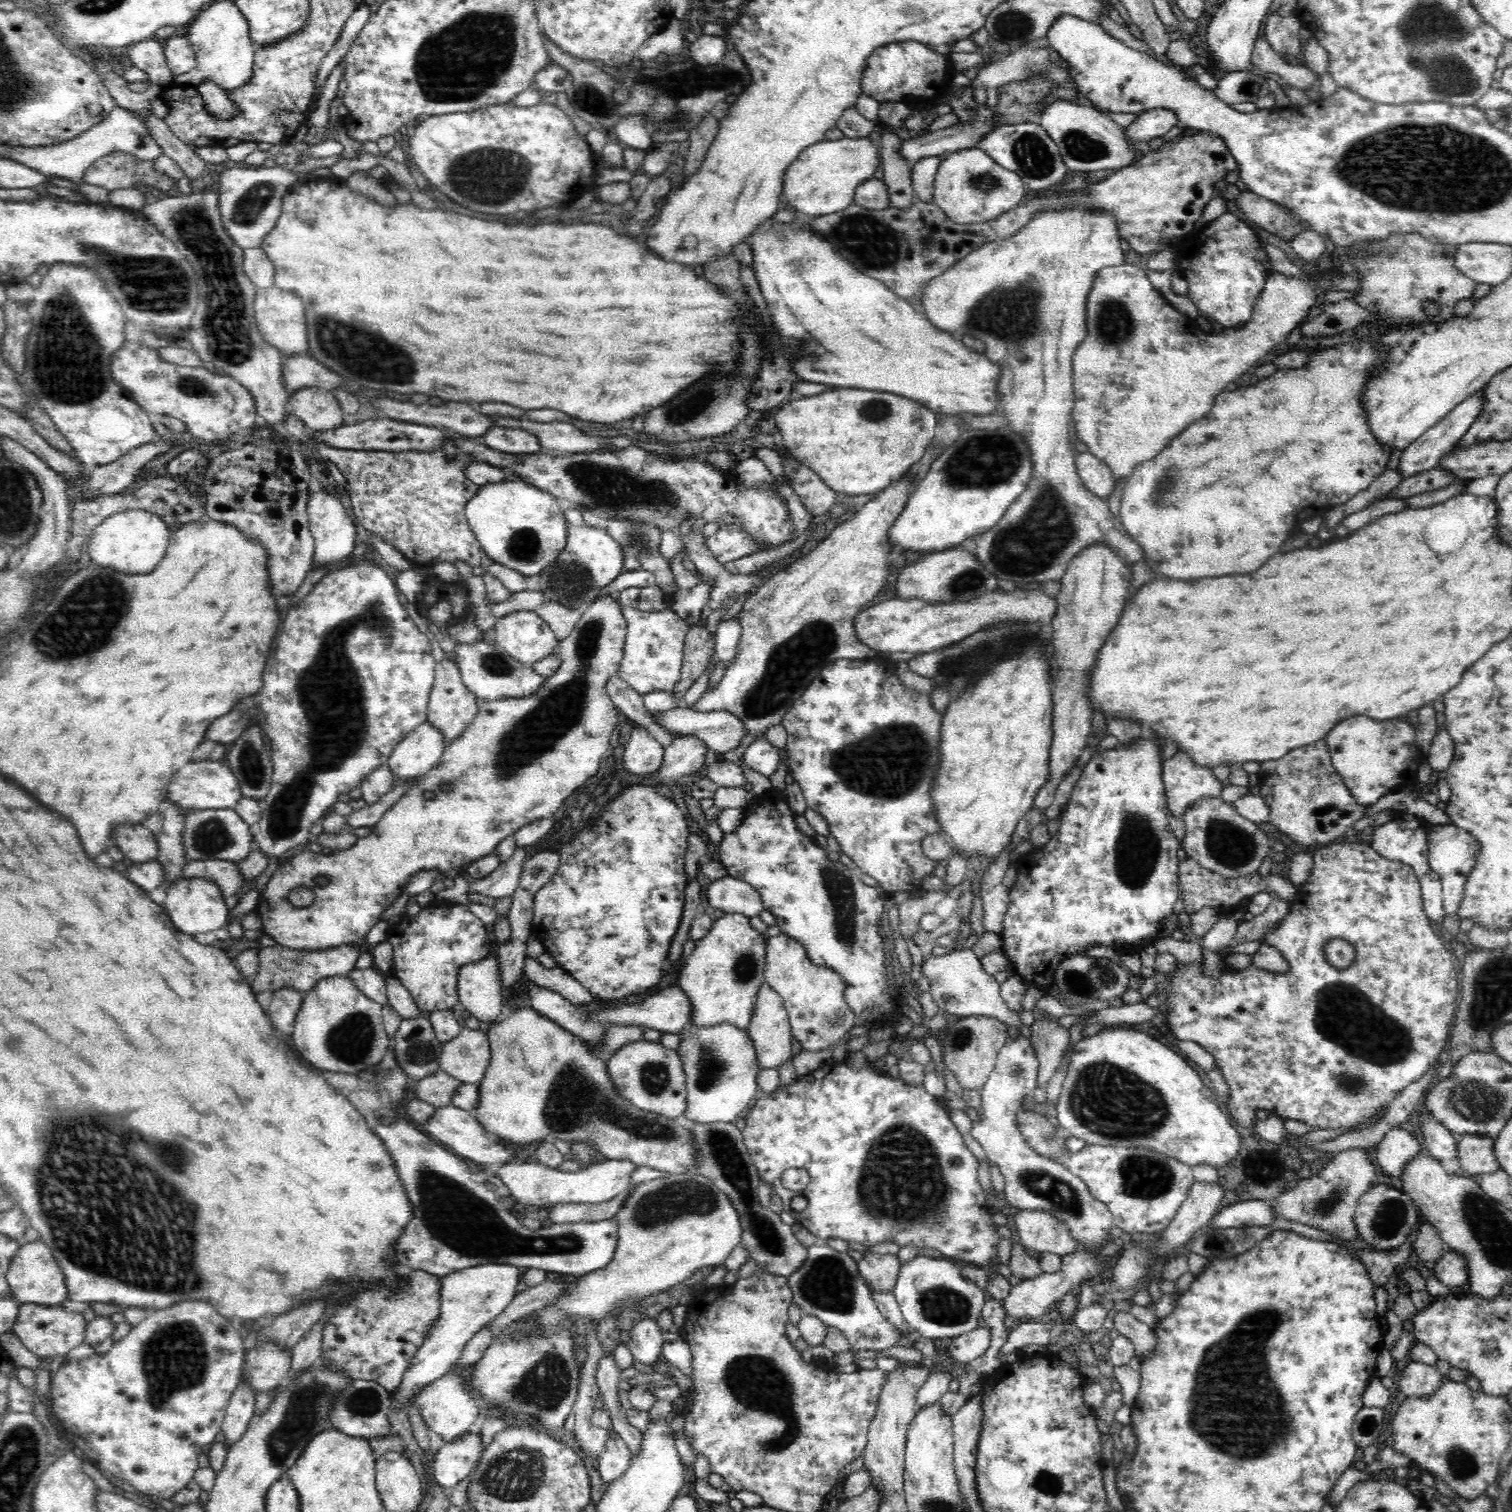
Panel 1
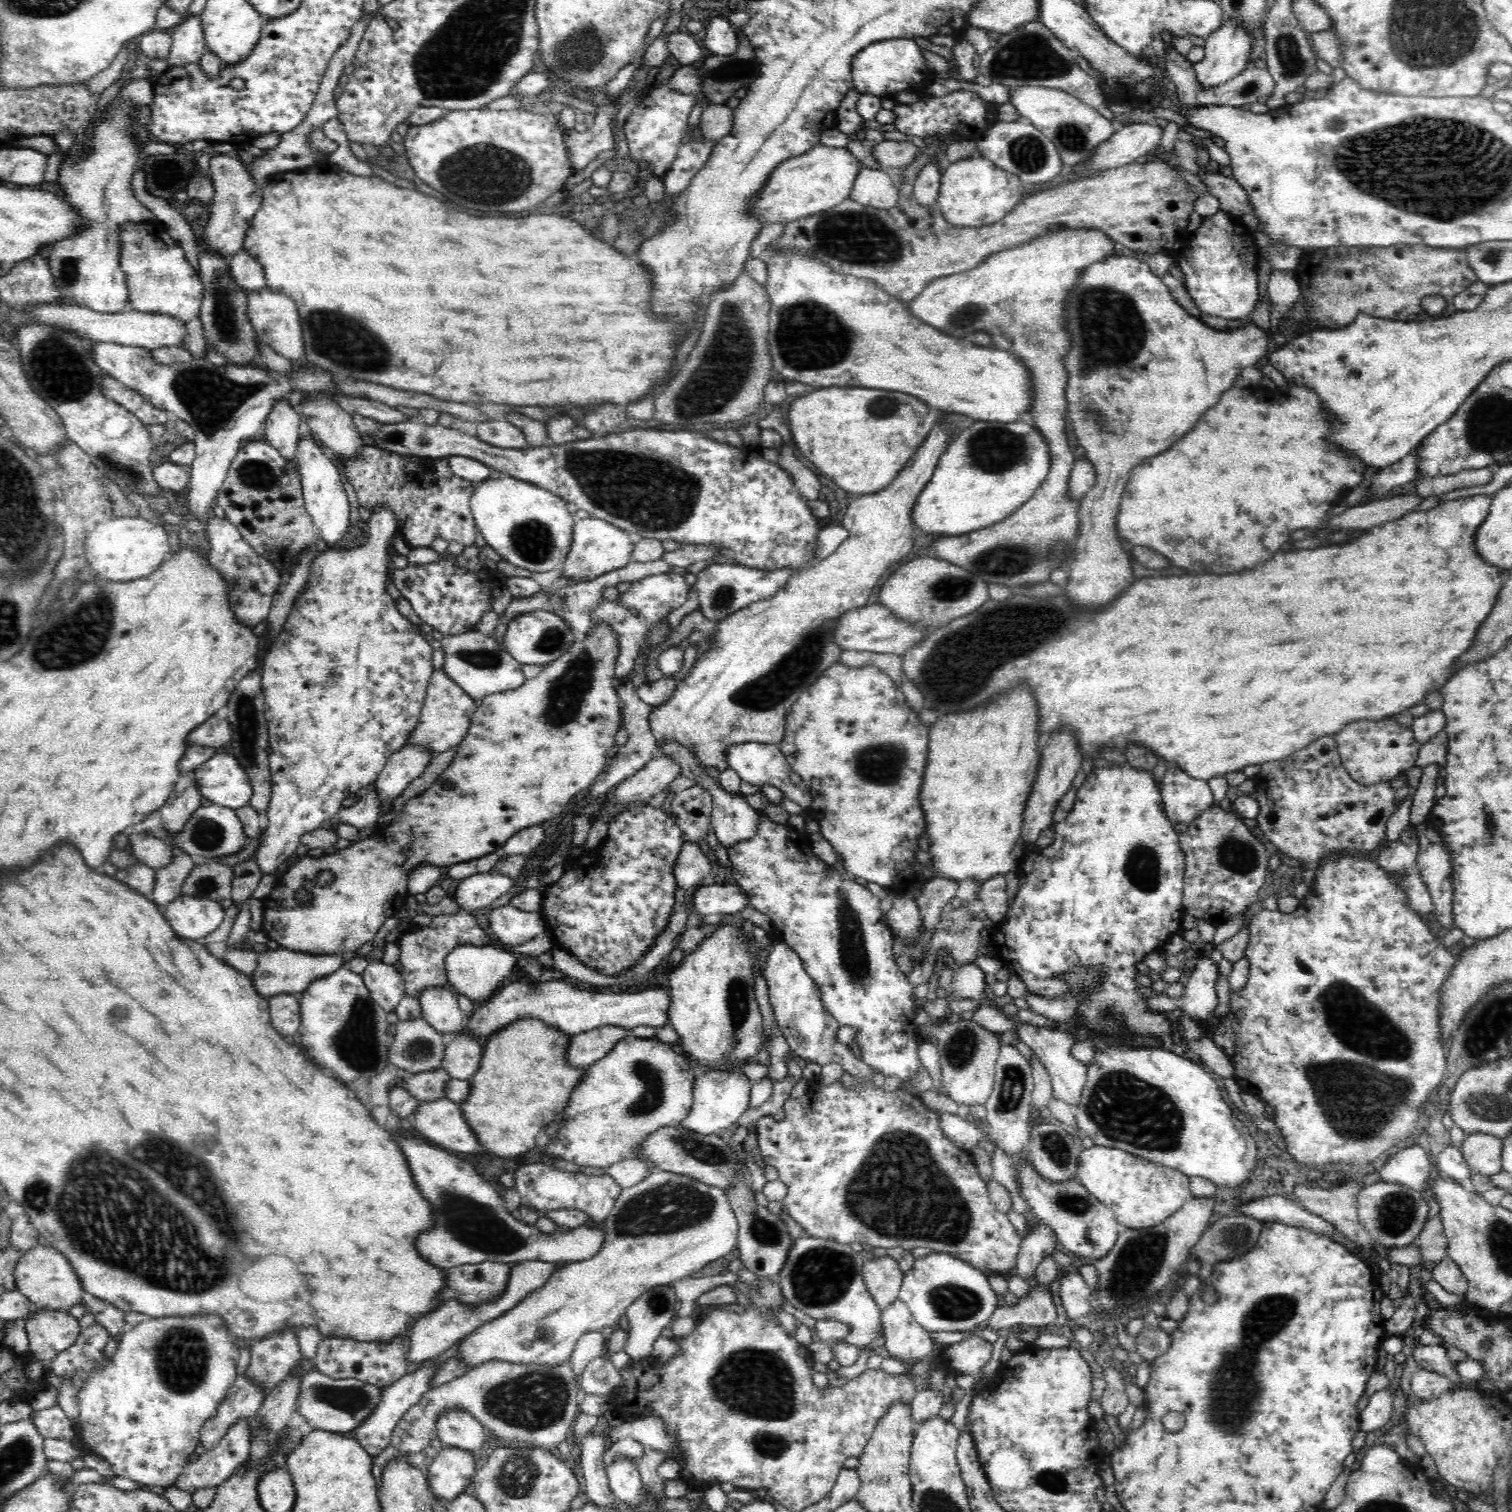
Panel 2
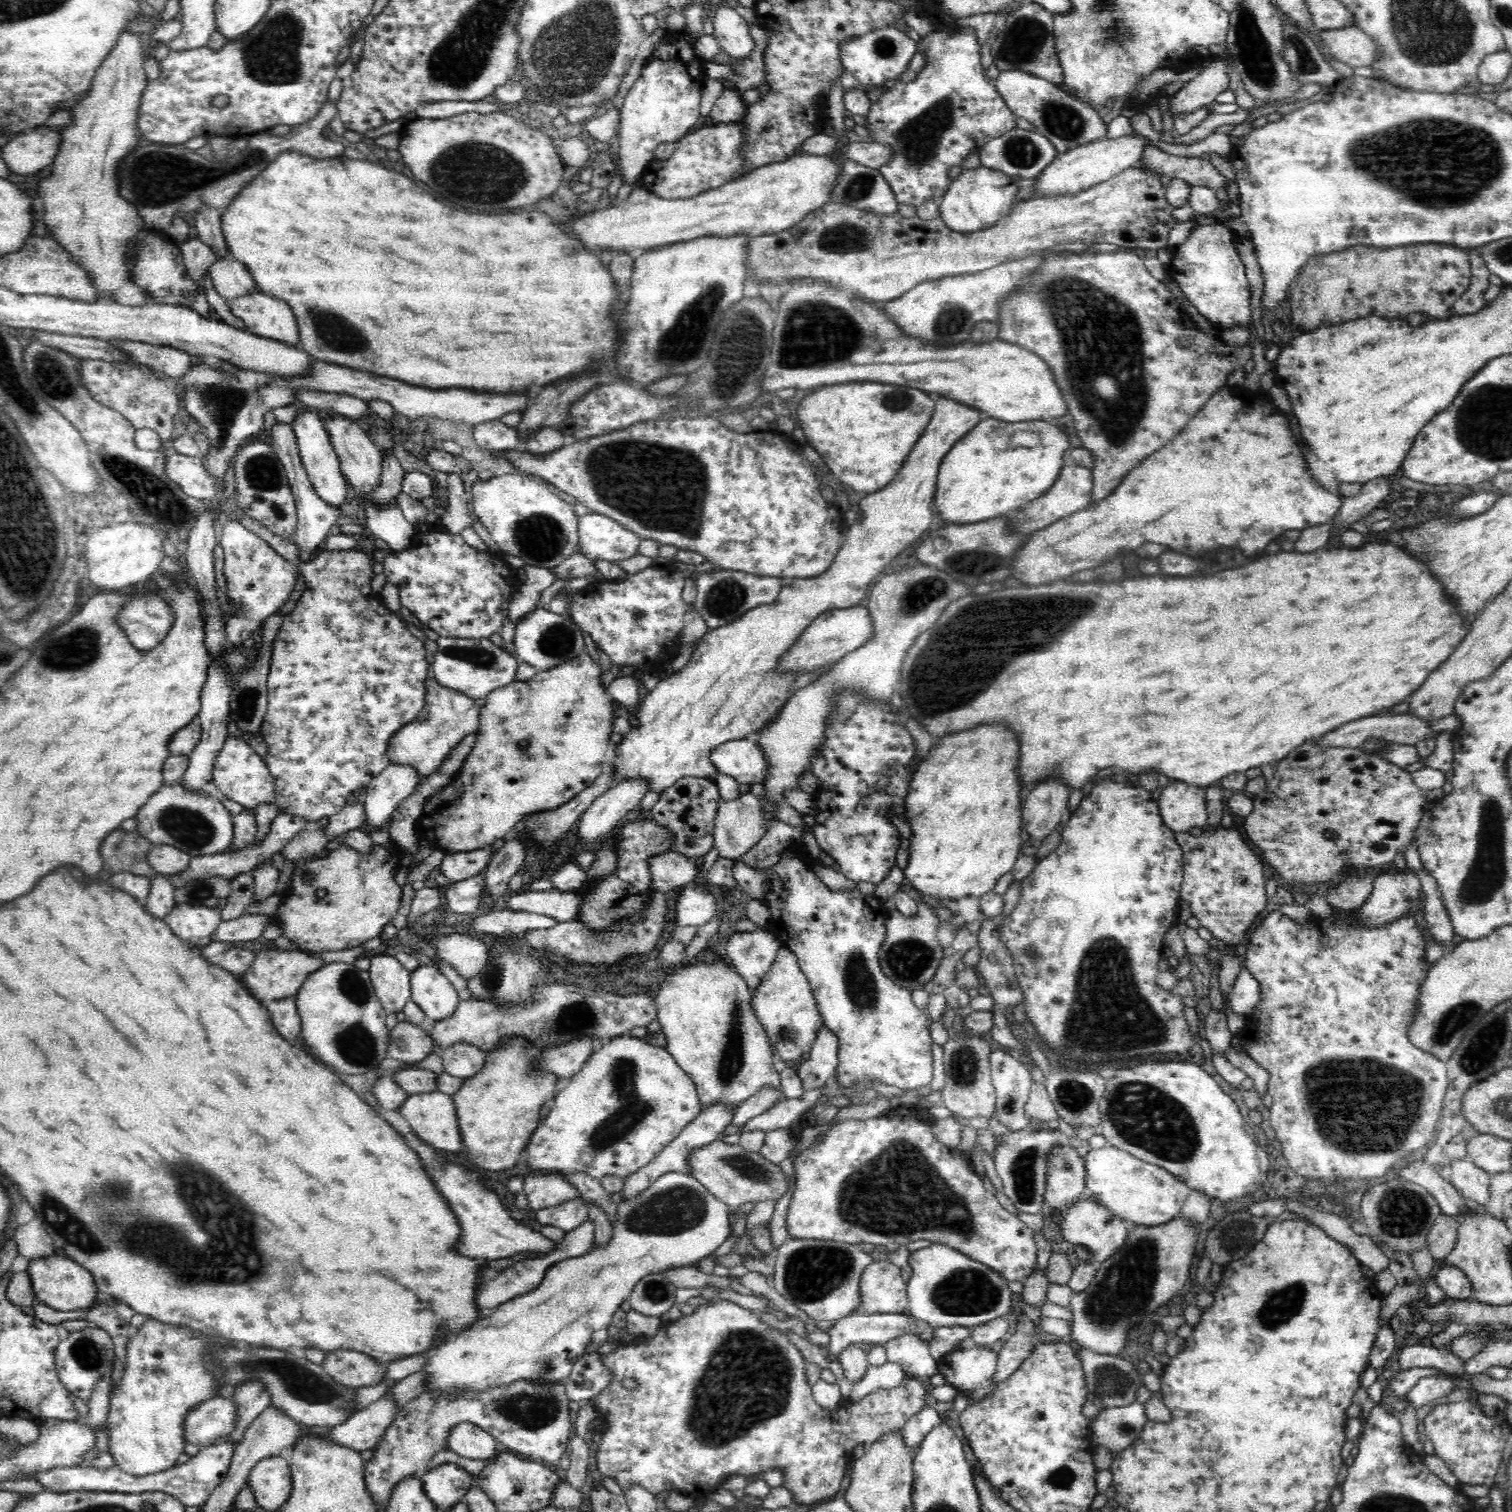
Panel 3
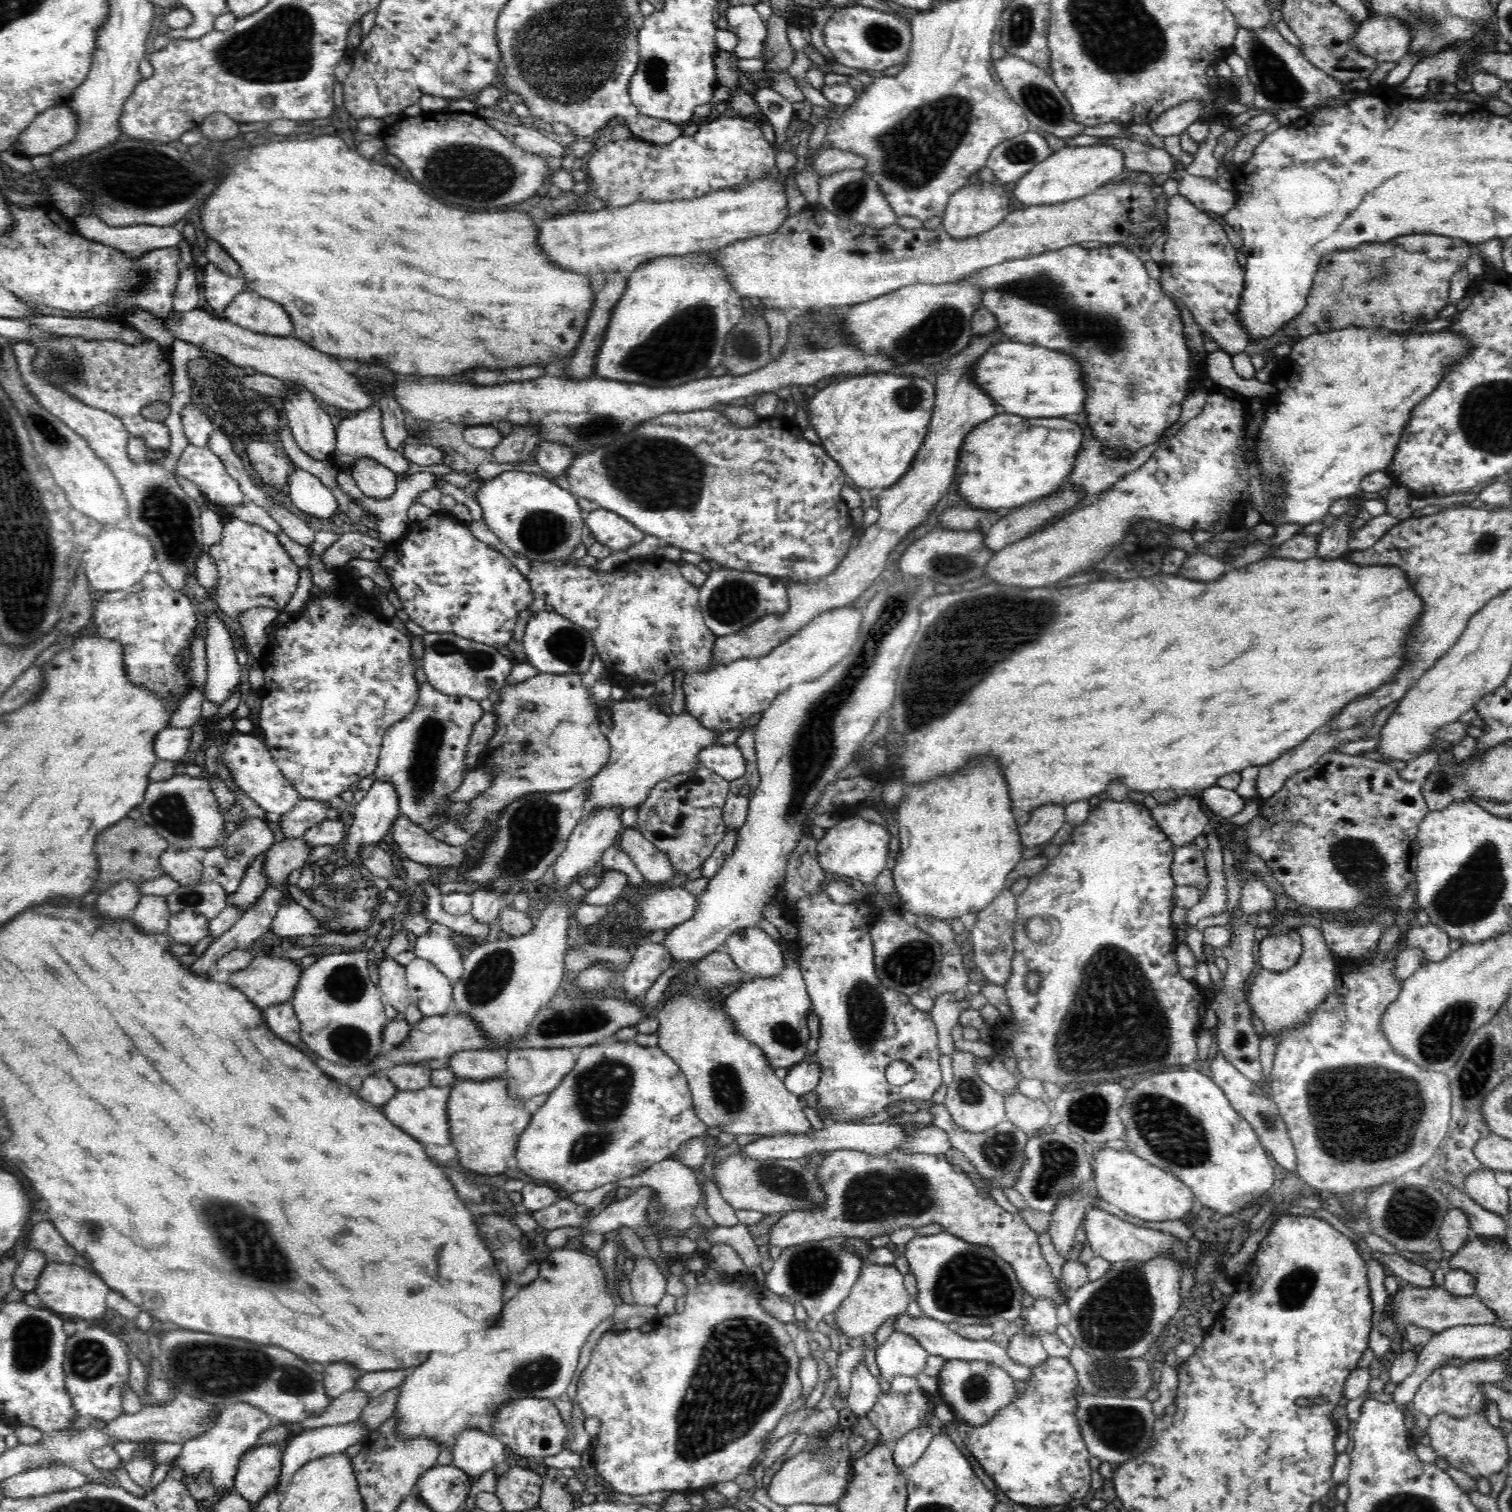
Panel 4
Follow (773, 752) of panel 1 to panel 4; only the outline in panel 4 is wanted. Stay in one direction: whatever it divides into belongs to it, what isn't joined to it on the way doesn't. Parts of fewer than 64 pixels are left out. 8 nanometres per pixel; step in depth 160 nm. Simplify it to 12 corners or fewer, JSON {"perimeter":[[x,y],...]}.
{"perimeter":[[734,743],[707,746],[700,766],[729,782],[745,777],[746,761]]}

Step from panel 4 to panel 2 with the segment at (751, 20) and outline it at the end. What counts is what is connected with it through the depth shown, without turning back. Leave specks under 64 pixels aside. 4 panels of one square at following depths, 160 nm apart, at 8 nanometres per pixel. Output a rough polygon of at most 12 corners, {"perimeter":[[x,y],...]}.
{"perimeter":[[728,17],[705,23],[703,45],[714,55],[736,52],[741,35]]}

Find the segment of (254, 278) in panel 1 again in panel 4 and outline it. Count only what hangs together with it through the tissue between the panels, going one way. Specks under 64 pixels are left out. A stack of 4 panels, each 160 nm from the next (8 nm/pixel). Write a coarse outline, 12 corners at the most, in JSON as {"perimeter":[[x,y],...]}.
{"perimeter":[[210,262],[201,276],[206,303],[220,314],[240,292],[243,276],[232,278]]}

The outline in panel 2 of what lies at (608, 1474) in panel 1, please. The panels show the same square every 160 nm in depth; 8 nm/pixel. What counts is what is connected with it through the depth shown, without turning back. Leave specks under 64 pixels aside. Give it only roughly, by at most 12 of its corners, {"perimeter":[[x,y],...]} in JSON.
{"perimeter":[[616,1457],[606,1469],[622,1507],[642,1504],[636,1463]]}

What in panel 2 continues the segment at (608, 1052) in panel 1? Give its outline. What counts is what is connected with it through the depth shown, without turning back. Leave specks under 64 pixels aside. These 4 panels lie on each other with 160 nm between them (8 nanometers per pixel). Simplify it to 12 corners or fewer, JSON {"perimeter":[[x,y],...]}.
{"perimeter":[[604,1025],[571,1035],[565,1063],[587,1068],[628,1029]]}

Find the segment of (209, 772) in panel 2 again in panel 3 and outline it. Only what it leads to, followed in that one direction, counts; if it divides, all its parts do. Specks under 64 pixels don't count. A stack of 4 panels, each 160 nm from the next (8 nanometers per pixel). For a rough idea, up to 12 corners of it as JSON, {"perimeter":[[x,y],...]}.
{"perimeter":[[231,732],[211,781],[253,810],[276,804],[265,757]]}

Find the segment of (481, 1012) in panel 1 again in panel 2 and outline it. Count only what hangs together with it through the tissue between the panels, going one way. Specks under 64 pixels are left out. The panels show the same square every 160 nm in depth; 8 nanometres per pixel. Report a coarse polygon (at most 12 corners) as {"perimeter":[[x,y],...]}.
{"perimeter":[[496,944],[455,946],[451,988],[486,1002],[520,959]]}

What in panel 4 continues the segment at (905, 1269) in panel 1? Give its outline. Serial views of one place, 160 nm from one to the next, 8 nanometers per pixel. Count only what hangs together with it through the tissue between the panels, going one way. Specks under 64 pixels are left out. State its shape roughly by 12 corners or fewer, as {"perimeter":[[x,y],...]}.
{"perimeter":[[946,1231],[901,1249],[913,1306],[939,1322],[1013,1322],[1027,1296],[994,1250]]}

